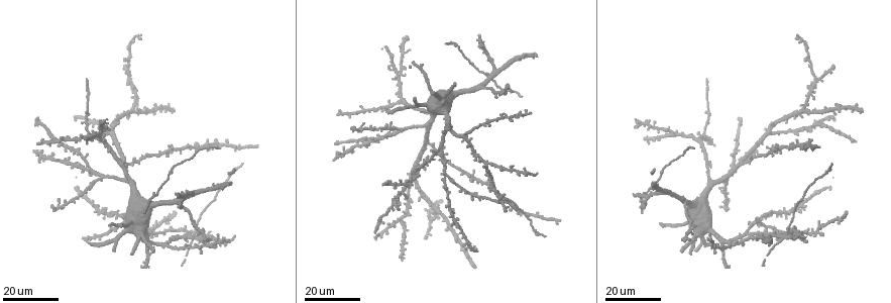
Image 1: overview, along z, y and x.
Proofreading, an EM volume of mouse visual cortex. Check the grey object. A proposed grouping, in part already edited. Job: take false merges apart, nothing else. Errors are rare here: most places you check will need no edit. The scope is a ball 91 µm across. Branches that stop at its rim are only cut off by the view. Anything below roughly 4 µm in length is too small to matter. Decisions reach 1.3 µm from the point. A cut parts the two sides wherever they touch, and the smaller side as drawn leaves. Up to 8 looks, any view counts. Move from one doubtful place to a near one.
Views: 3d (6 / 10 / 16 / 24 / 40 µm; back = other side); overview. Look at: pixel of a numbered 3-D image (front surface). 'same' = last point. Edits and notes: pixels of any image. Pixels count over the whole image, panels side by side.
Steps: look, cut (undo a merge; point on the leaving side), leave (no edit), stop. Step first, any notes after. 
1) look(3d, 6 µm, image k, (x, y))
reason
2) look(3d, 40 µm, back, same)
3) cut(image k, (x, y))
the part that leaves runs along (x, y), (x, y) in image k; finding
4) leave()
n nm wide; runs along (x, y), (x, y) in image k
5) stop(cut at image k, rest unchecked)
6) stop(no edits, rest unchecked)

look(3d, 24 µm, image 1, (744, 231))
side arm on a straight run

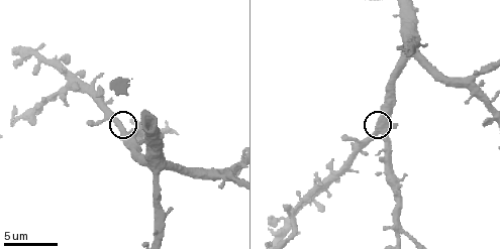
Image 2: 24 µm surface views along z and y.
look(3d, 6 µm, image 2, (379, 133))

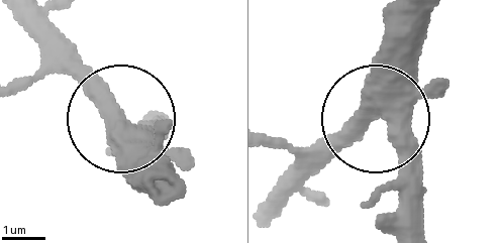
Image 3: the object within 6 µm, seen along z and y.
leave()
side arm 50 µm; runs along (416, 12), (409, 88), (318, 171) in image 3; continuous, no second neuron

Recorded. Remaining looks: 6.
look(3d, 16 µm, image 1, (494, 192))

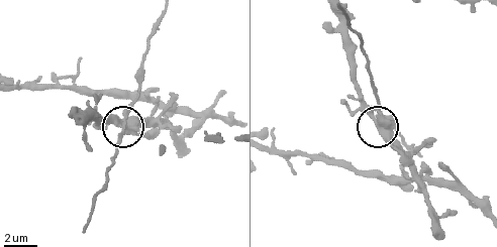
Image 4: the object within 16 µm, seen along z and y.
look(3d, 6 µm, image 4, (126, 115))
closer look

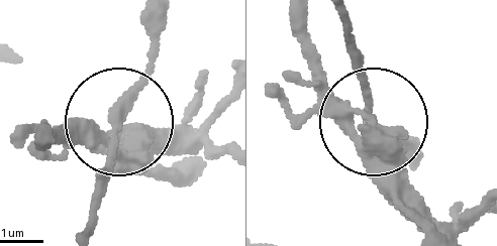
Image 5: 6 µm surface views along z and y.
leave()
all the same neuron

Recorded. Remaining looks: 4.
look(3d, 24 µm, image 1, (100, 177))
four or more arms meet

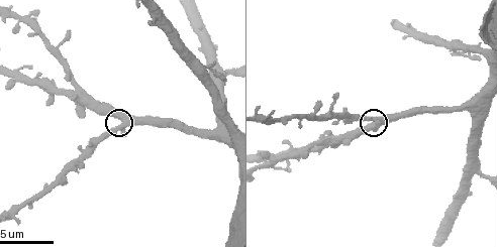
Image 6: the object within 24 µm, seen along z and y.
look(3d, 6 µm, image 6, (122, 125))
zoom in

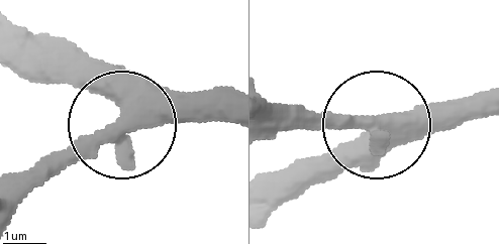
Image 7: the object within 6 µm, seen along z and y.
leave()
460 nm wide; all the same neuron

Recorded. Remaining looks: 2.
look(3d, 16 µm, image 1, (397, 76))
four or more arms meet

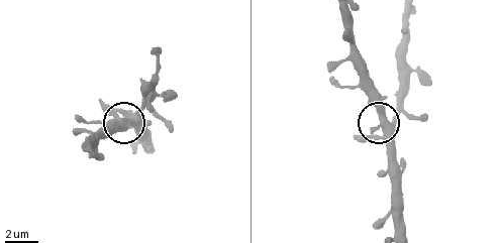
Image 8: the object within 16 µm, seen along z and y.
look(3d, 10 µm, image 8, (135, 119))
closer look

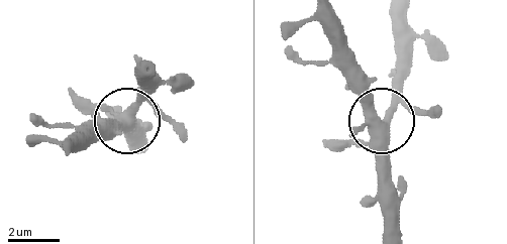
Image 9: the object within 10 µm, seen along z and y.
leave()
side arm 14 µm; 4 arms; all the same neuron

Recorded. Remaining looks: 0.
stop(no edits, rest unchecked)

